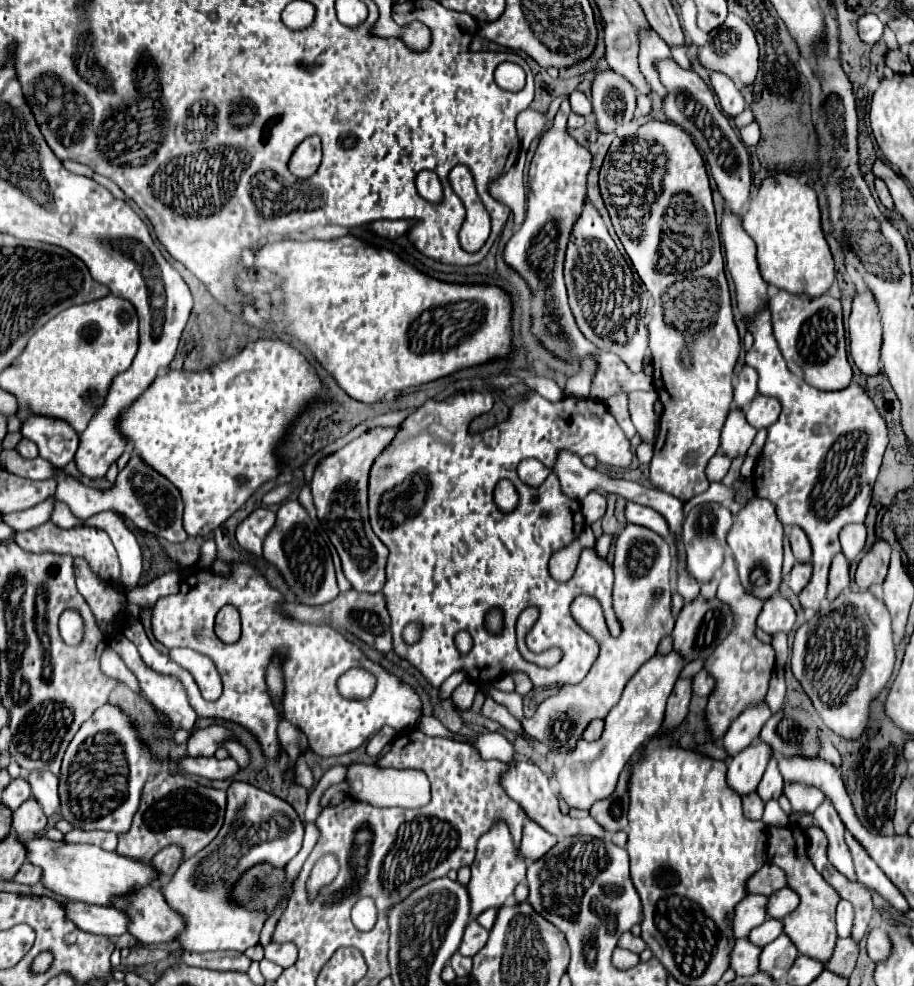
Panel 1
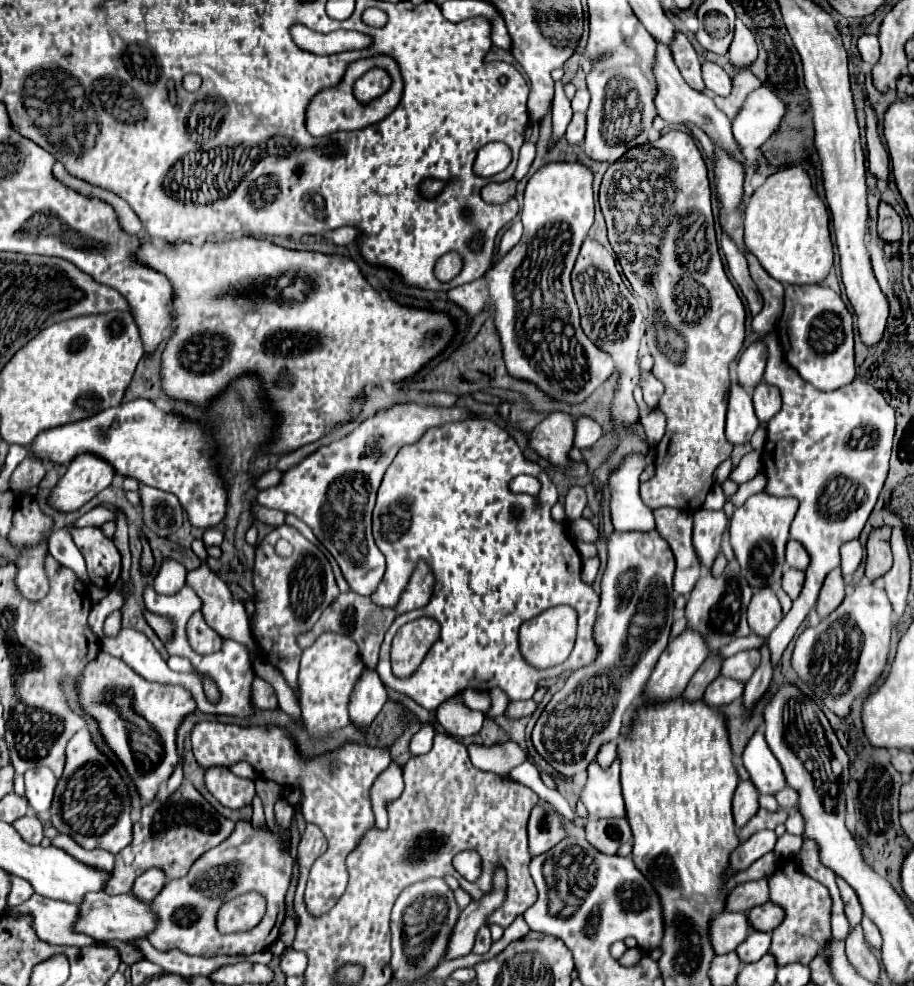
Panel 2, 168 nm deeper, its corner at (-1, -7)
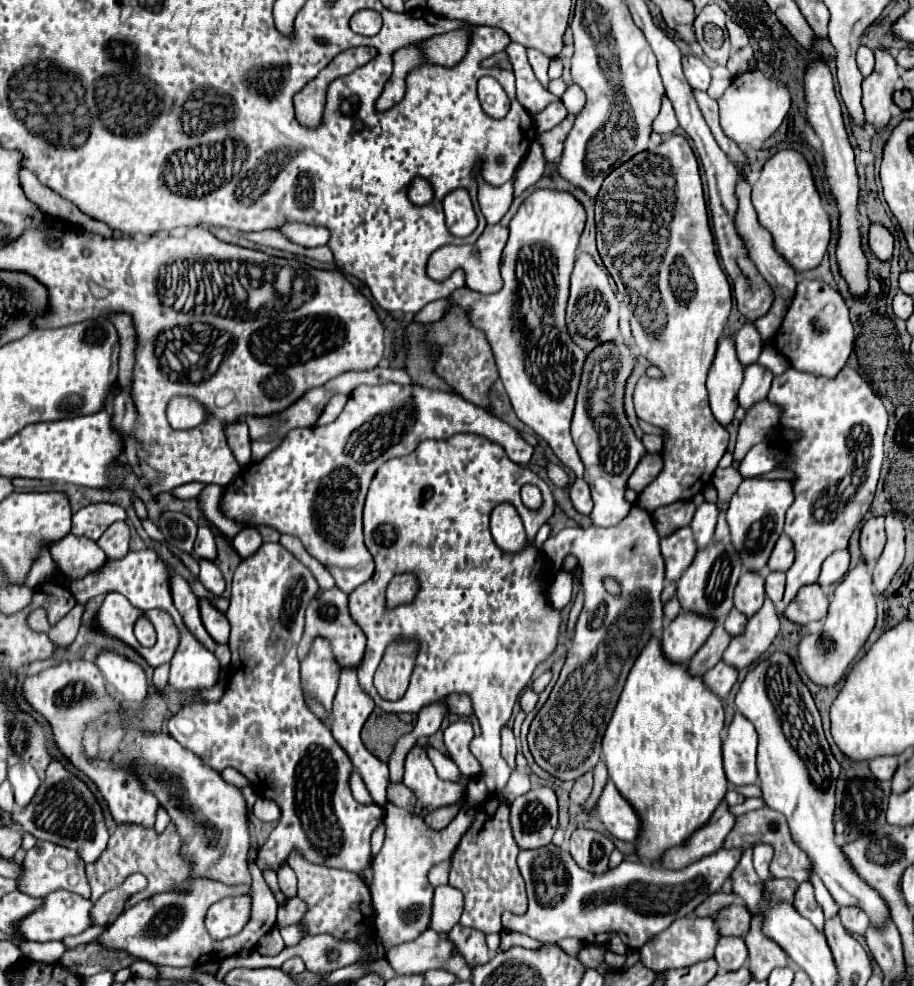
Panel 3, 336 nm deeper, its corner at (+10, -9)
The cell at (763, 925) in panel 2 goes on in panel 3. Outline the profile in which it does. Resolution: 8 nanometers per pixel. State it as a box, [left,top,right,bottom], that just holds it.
[717,902,751,936]

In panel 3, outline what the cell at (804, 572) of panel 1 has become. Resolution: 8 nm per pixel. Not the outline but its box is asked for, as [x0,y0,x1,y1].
[765,572,785,604]

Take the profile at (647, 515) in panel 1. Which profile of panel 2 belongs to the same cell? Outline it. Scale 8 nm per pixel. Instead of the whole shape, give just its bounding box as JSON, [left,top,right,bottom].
[608,454,654,532]

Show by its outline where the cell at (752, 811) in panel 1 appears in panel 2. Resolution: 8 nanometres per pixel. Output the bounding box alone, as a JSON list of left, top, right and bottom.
[738,808,788,842]

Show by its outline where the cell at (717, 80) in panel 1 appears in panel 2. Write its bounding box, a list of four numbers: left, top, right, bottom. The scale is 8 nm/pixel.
[702,62,732,96]

